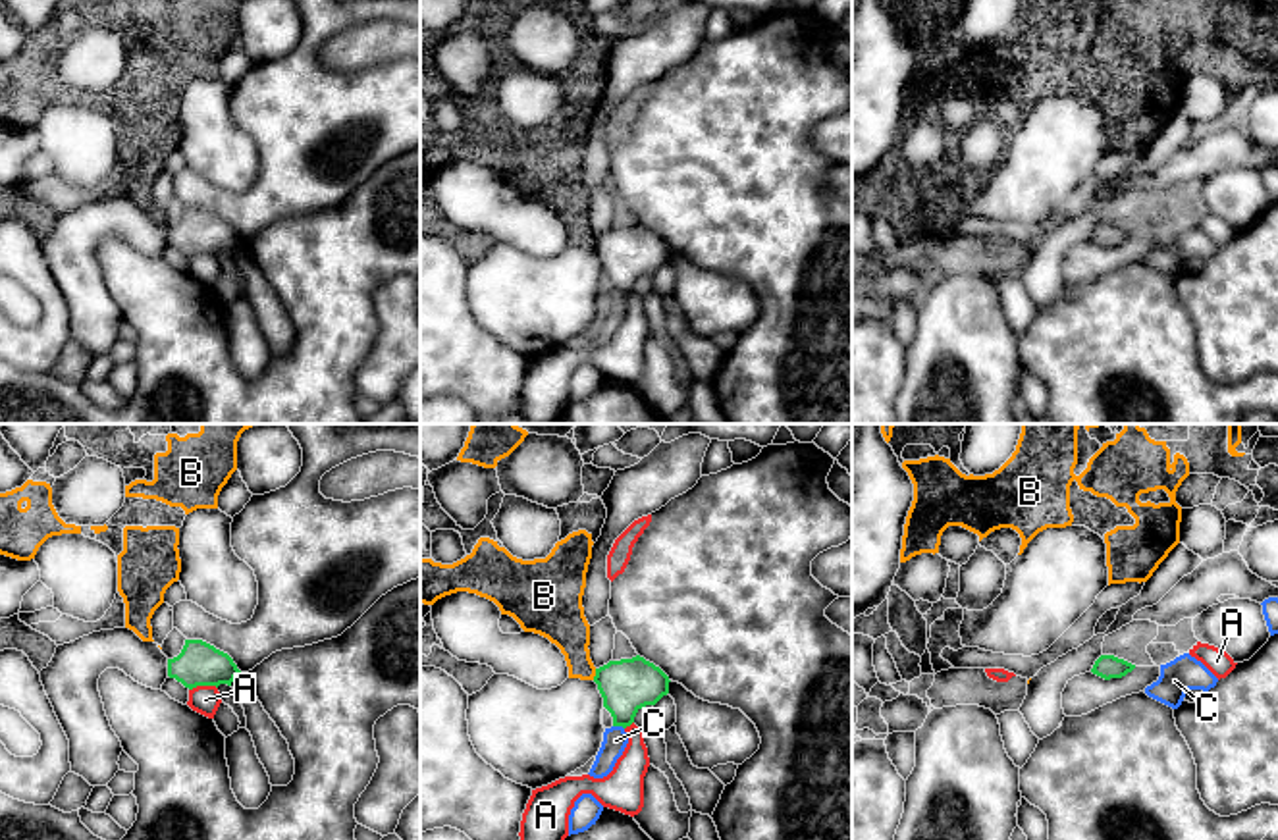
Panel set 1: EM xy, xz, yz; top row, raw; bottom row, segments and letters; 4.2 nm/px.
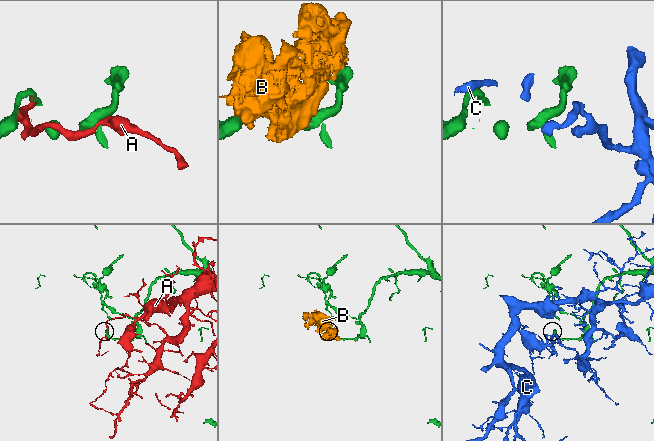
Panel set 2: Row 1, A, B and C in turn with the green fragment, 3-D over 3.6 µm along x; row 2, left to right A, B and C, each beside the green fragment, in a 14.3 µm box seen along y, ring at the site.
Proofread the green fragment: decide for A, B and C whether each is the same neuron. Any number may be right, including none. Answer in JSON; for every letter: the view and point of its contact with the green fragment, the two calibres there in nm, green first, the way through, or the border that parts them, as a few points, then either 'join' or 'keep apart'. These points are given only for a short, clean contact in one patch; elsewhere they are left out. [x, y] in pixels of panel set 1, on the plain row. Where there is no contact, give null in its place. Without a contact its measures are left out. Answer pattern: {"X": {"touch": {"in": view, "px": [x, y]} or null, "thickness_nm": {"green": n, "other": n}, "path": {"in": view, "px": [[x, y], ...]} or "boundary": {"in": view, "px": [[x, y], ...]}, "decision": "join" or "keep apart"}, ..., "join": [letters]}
{"A": {"touch": {"in": "xy", "px": [203, 253]}, "thickness_nm": {"green": 190, "other": 120}, "decision": "keep apart"}, "B": {"touch": {"in": "xz", "px": [596, 243]}, "thickness_nm": {"green": 220, "other": 180}, "boundary": {"in": "xz", "px": [[596, 237], [592, 247]]}, "decision": "keep apart"}, "C": {"touch": {"in": "xz", "px": [619, 293]}, "thickness_nm": {"green": 220, "other": 100}, "decision": "keep apart"}, "join": []}

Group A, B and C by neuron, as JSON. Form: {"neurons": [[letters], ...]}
{"neurons": [["A"], ["B"], ["C"]]}

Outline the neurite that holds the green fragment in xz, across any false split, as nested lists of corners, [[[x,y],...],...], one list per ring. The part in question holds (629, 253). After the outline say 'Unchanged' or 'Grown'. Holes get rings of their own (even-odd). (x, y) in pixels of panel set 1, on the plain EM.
[[[636,223],[596,237],[594,250],[613,285],[613,295],[626,297],[642,276],[655,274],[669,262],[671,249],[659,235]]]. Unchanged

